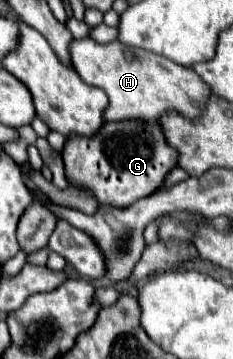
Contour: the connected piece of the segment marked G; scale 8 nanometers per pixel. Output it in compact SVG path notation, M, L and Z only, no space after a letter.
M105 121L93 137L69 135L63 147L63 163L69 181L91 191L99 203L125 207L155 193L169 171L177 167L177 149L173 149L159 121Z

